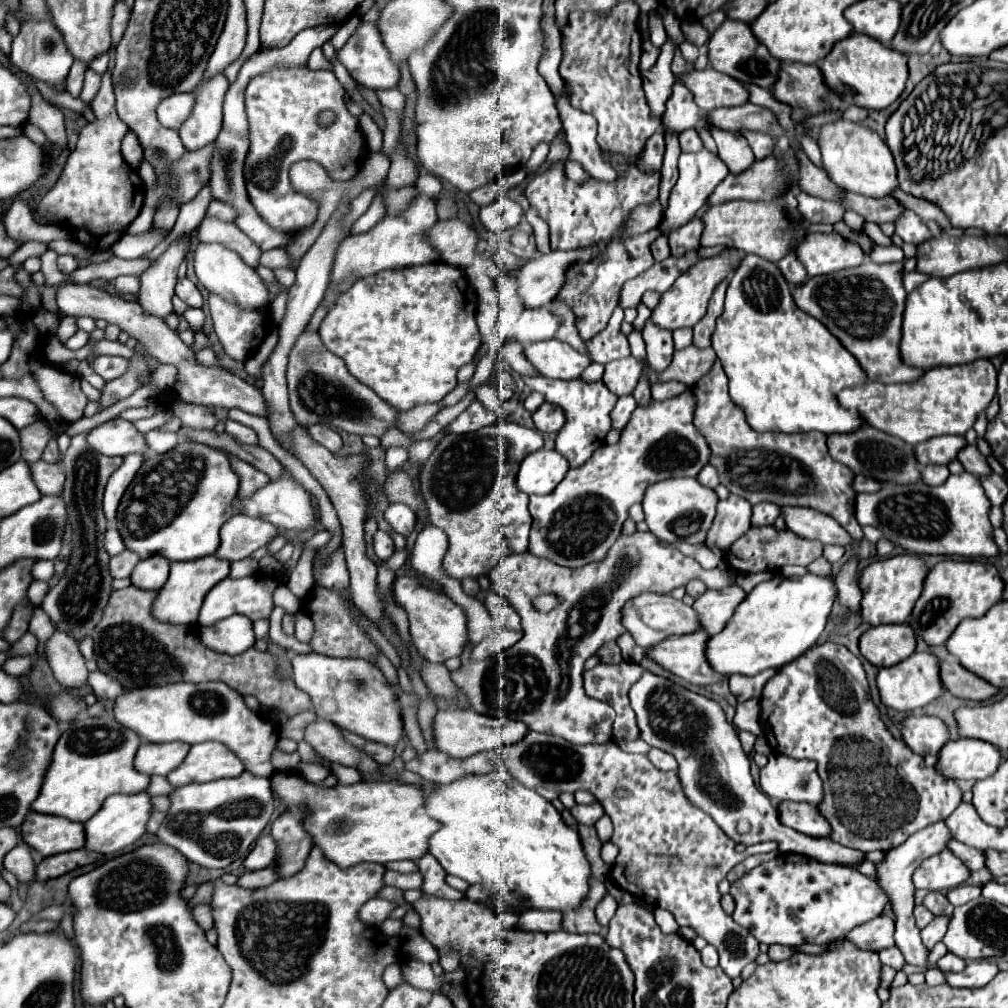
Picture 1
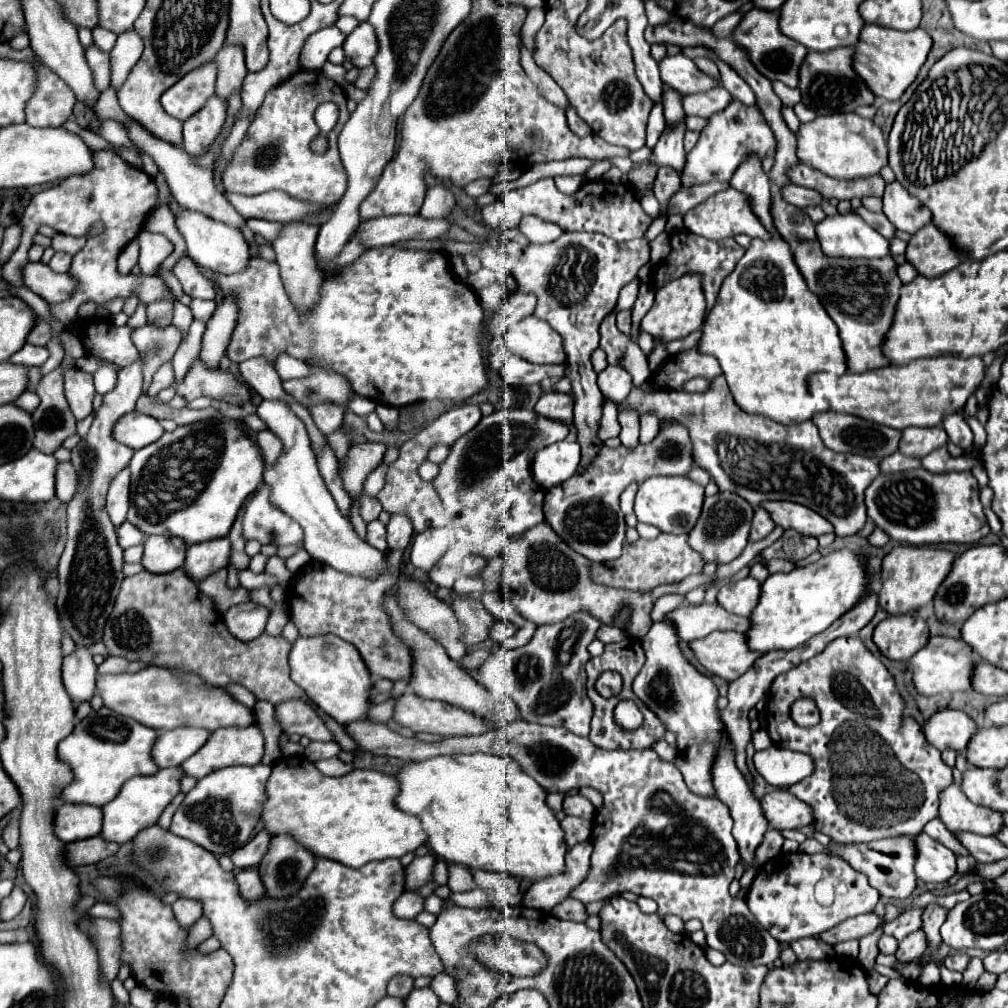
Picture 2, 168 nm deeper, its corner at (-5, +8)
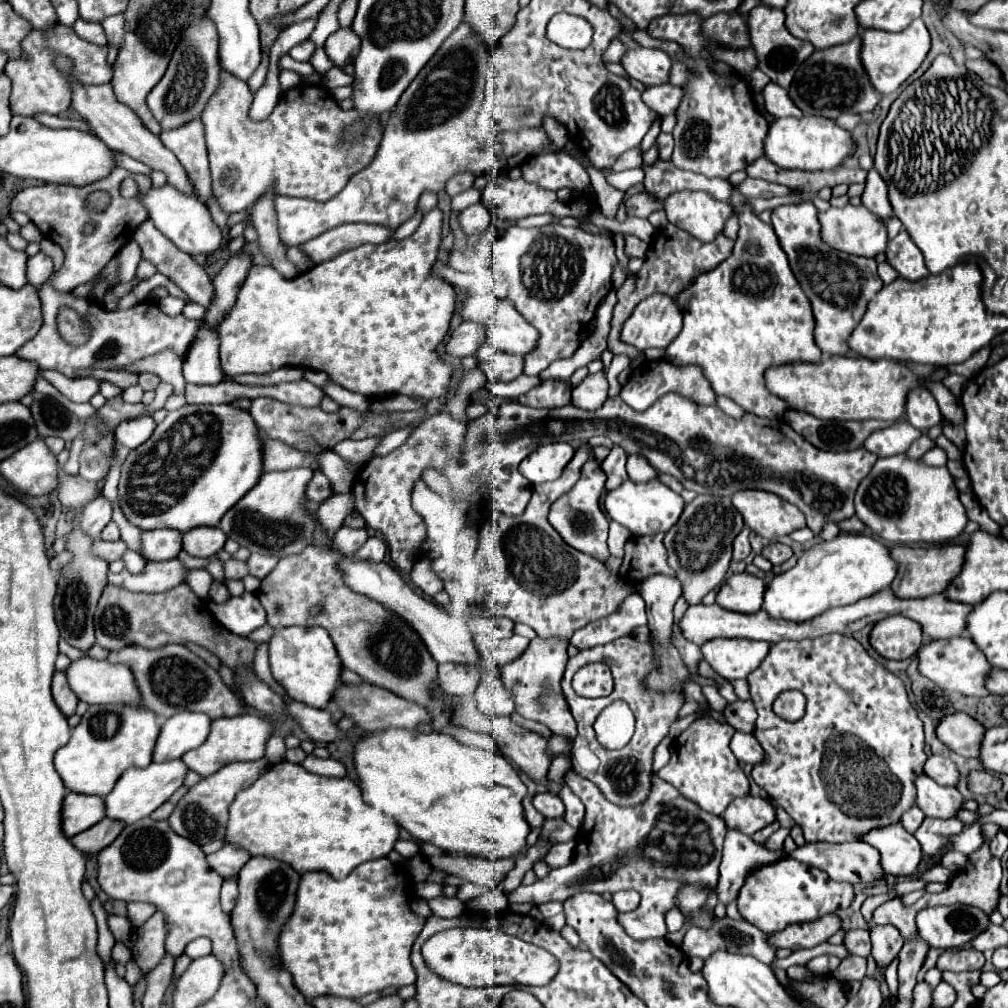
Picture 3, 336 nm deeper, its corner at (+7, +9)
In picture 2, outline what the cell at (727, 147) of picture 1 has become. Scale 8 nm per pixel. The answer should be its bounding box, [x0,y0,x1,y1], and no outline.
[697,156,847,424]

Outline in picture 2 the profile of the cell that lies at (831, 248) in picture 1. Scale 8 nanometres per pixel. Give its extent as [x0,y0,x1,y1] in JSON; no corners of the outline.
[815,212,889,258]

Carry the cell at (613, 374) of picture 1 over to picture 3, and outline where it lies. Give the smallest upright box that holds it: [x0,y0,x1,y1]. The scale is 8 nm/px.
[571,371,609,411]

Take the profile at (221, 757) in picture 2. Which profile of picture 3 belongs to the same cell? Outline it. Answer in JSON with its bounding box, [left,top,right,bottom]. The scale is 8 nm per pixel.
[181,715,273,777]

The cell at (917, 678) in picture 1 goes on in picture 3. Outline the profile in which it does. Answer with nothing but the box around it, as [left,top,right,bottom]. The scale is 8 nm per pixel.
[919,635,991,697]

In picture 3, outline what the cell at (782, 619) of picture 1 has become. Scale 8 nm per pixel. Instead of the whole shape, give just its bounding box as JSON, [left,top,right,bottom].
[761,533,897,623]

